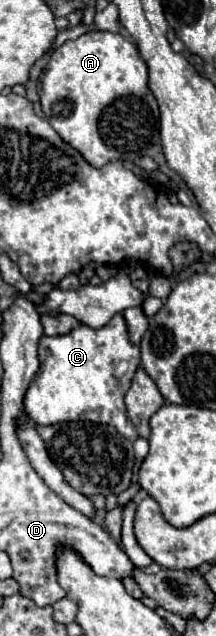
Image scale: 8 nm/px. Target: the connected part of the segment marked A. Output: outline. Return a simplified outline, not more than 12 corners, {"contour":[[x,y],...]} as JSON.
{"contour":[[85,32],[43,72],[41,108],[95,168],[159,140],[147,64]]}

